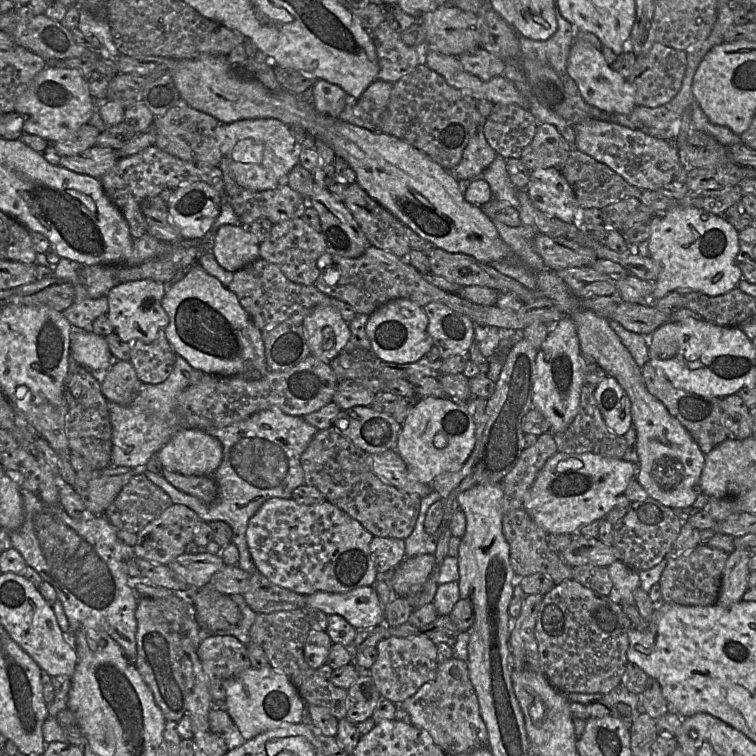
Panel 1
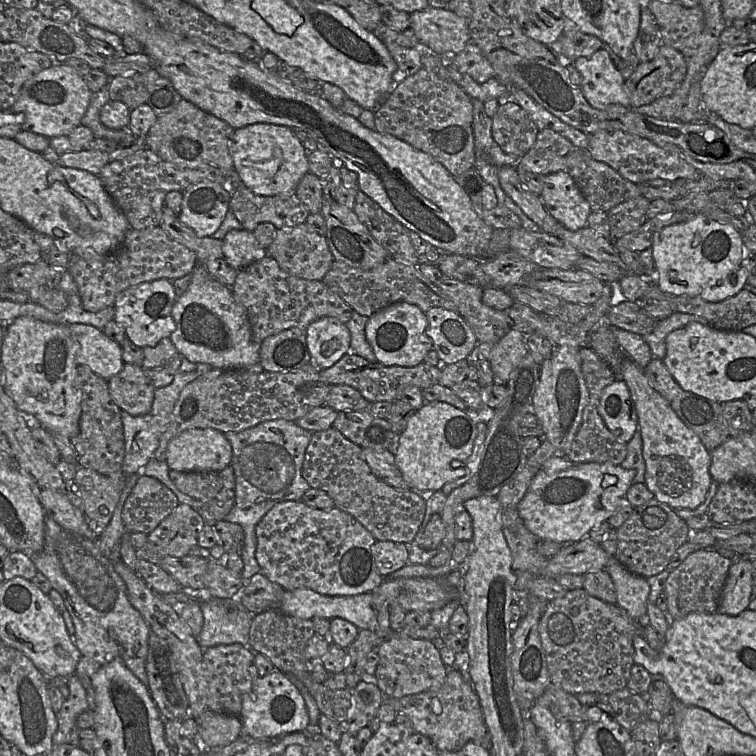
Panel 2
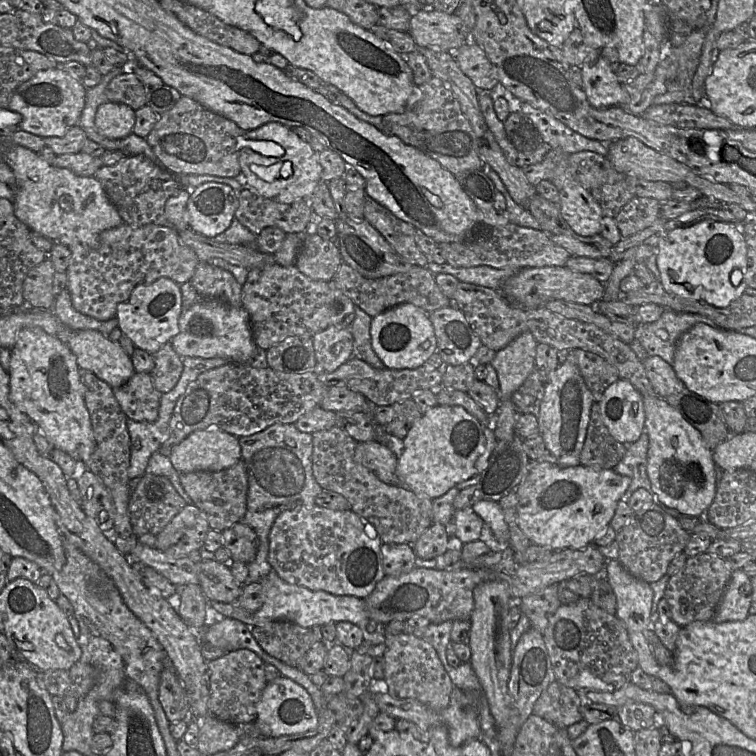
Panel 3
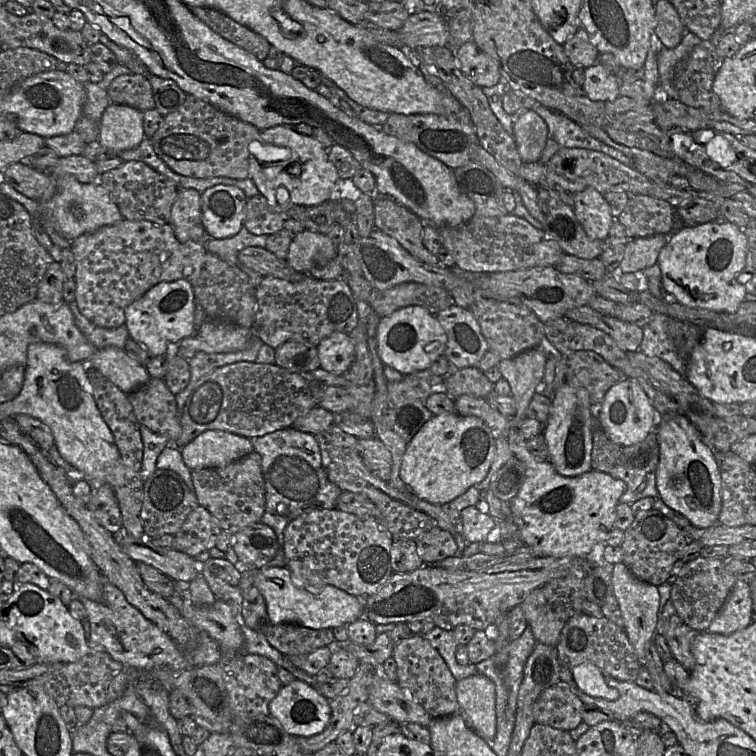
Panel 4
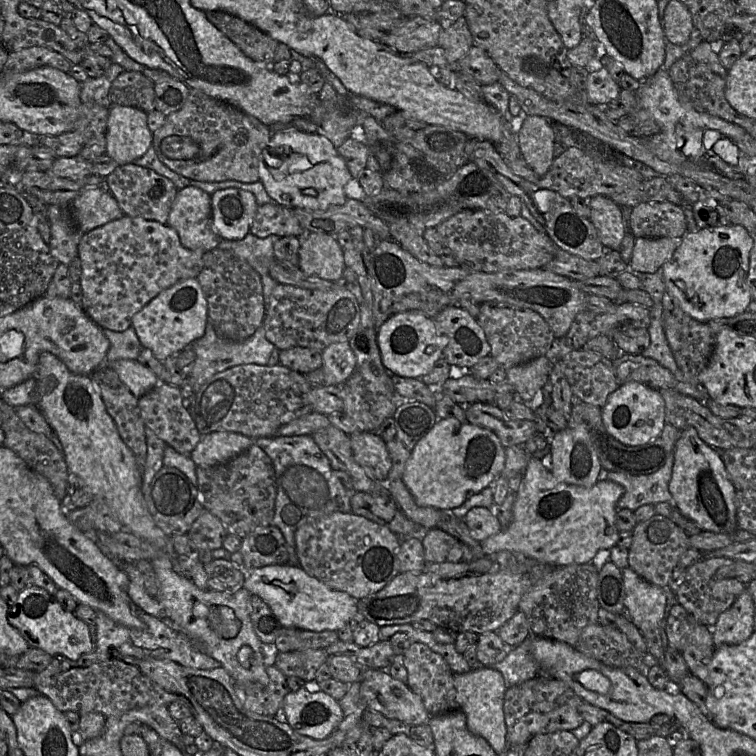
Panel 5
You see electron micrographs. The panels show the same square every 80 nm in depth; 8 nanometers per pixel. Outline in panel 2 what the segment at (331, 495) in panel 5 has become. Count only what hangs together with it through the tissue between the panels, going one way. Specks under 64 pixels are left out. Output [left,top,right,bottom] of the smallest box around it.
[224,419,312,582]

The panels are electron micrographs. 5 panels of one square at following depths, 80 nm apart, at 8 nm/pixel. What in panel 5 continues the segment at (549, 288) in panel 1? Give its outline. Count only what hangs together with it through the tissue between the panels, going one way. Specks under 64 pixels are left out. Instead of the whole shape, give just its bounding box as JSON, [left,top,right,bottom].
[669,427,738,533]

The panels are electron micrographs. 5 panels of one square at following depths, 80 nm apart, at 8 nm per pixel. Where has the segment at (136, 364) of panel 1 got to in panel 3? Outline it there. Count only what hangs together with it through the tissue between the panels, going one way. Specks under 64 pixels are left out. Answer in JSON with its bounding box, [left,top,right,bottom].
[150,342,183,394]

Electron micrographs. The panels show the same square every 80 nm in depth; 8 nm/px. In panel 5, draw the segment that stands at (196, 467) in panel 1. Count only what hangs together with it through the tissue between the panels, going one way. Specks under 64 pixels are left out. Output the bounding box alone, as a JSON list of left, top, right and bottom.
[190,432,253,467]

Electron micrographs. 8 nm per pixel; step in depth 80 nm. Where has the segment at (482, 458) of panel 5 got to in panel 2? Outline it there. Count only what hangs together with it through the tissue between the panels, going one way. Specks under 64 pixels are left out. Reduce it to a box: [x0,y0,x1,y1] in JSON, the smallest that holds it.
[389,402,477,495]

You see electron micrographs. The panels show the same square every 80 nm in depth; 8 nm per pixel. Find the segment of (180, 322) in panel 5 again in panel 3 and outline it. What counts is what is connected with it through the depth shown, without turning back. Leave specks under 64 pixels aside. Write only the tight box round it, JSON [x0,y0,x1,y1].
[118,277,184,353]

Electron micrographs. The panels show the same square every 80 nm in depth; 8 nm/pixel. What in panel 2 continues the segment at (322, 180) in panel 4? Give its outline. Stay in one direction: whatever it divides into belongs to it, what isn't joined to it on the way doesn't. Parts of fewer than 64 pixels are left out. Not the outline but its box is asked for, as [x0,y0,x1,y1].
[229,123,309,195]

